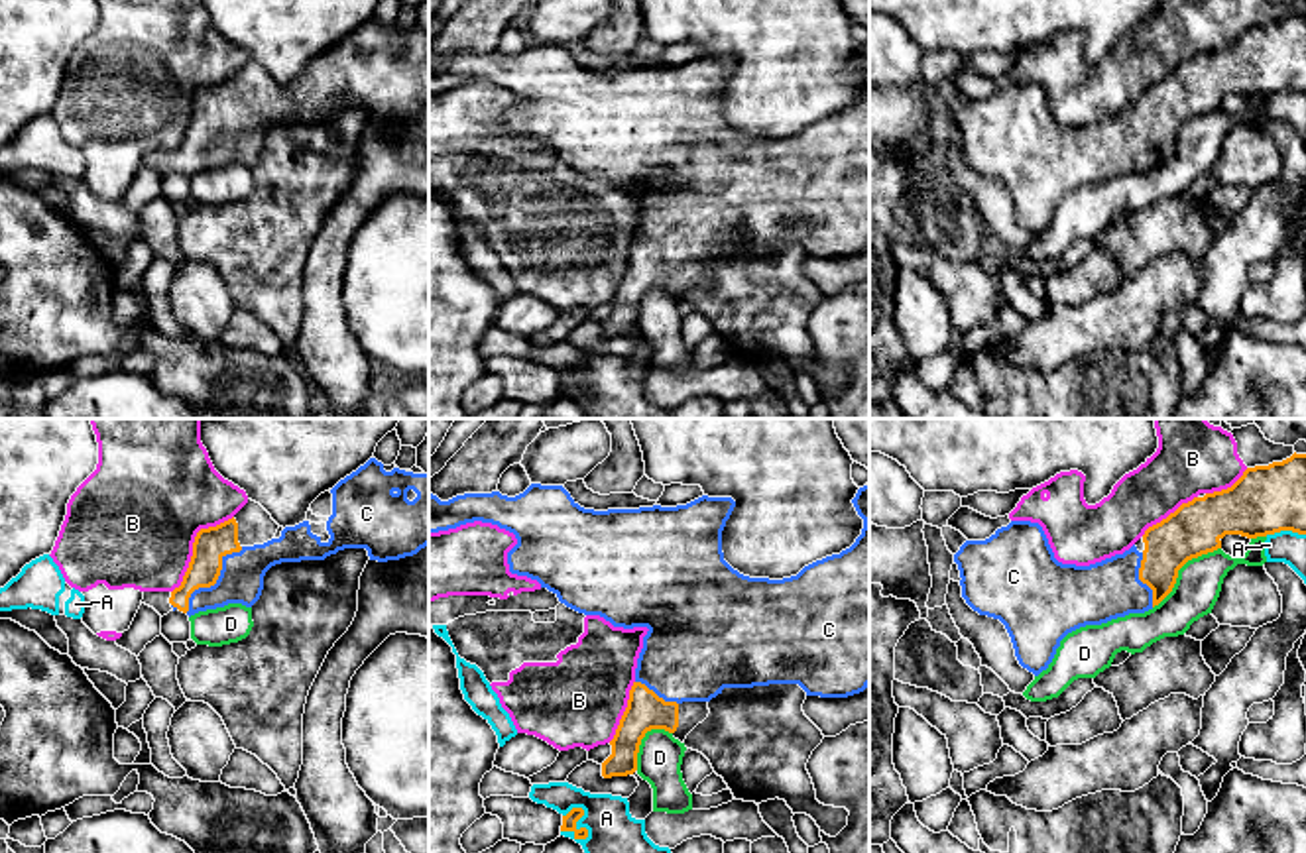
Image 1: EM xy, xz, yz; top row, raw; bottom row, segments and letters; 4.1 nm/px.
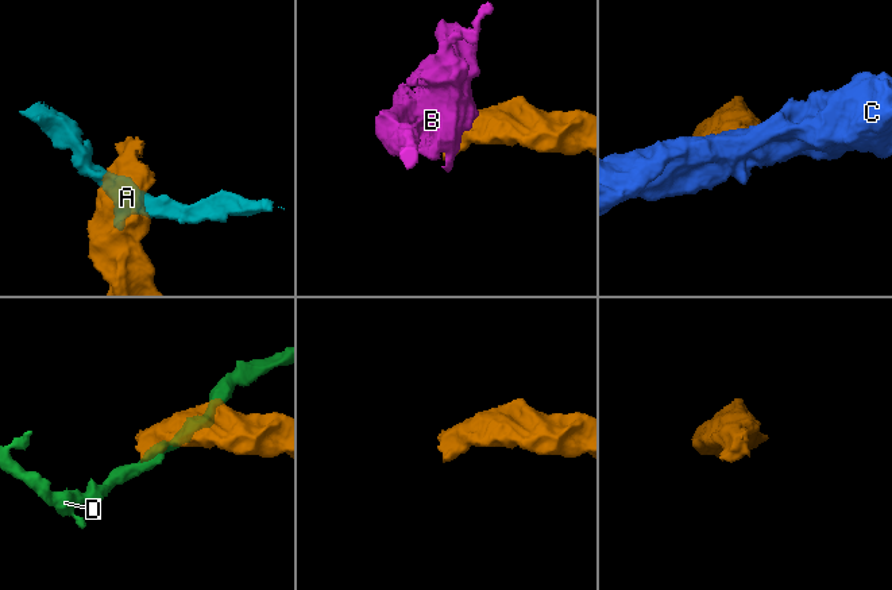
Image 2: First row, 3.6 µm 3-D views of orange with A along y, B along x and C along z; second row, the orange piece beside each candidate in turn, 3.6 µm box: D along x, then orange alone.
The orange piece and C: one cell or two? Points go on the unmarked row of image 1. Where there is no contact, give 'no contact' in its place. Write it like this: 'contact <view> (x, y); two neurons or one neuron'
contact xy (215, 142); one neuron

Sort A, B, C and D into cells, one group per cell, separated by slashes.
A B / C / D

